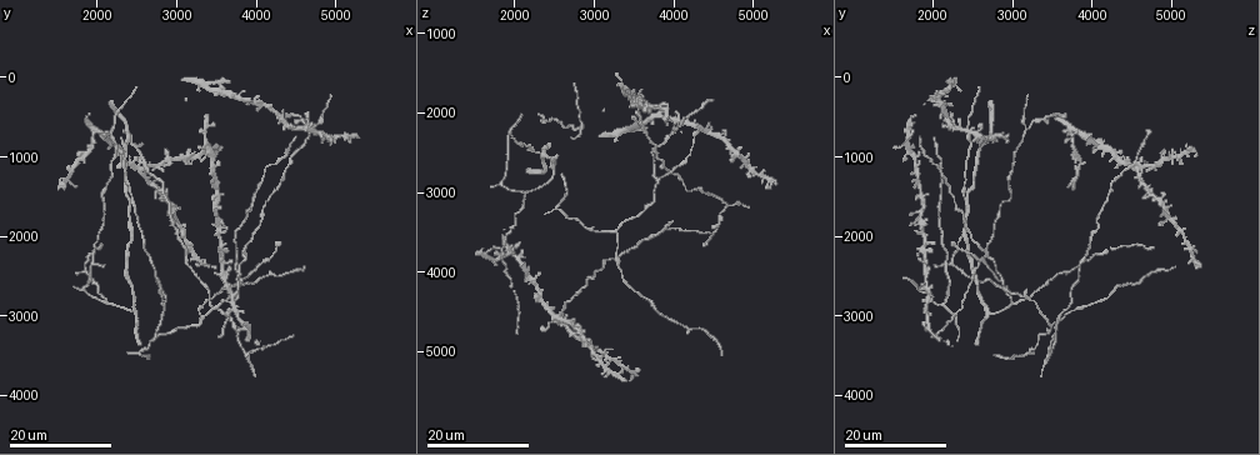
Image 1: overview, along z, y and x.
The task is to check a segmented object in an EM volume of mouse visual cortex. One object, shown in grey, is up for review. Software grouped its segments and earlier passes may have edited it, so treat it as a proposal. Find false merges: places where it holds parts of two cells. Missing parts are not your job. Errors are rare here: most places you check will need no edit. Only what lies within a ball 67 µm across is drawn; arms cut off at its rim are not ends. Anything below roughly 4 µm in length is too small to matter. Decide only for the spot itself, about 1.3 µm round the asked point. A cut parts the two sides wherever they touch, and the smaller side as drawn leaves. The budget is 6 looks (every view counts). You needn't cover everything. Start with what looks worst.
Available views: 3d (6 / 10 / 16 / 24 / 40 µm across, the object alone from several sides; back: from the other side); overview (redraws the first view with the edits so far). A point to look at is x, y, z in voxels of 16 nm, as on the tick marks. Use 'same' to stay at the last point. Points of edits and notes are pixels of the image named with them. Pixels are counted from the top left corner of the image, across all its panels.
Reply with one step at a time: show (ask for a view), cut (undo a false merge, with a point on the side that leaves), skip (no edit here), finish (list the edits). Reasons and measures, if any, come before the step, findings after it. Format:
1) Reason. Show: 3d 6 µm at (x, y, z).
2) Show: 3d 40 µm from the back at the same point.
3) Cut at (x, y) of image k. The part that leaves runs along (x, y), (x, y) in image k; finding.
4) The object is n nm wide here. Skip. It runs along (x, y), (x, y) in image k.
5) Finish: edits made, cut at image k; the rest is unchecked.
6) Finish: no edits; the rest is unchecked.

Arms part here. Show: 3d 16 µm at (3900, 3500, 3450).

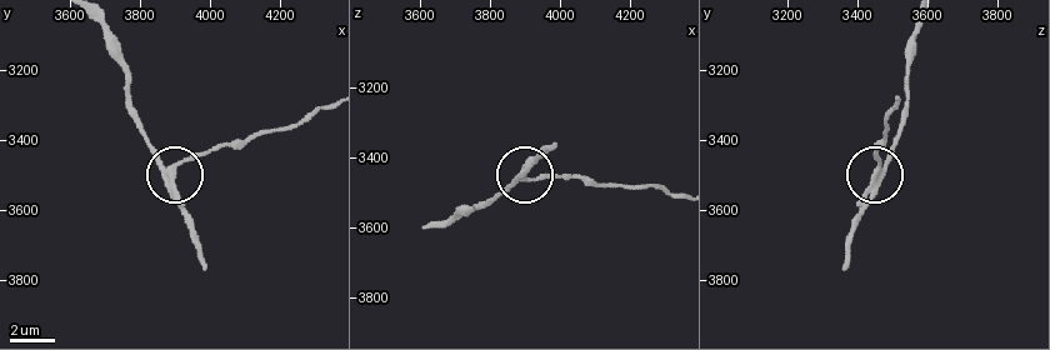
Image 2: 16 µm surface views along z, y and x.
Closer look. Show: 3d 6 µm at (3890, 3490, 3460).

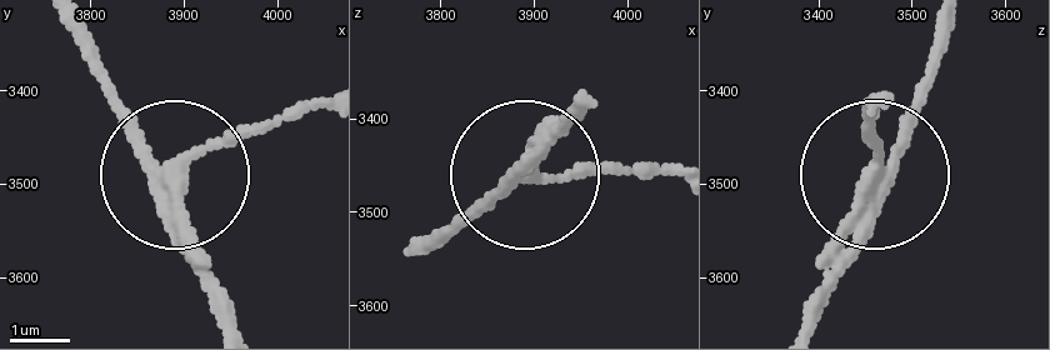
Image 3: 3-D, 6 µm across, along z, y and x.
The object is 220 nm wide here. Cut at (233, 139) of image 3. Two cells meet here.

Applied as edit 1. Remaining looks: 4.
Four arms meet. Show: 3d 16 µm at (2550, 1050, 4600).

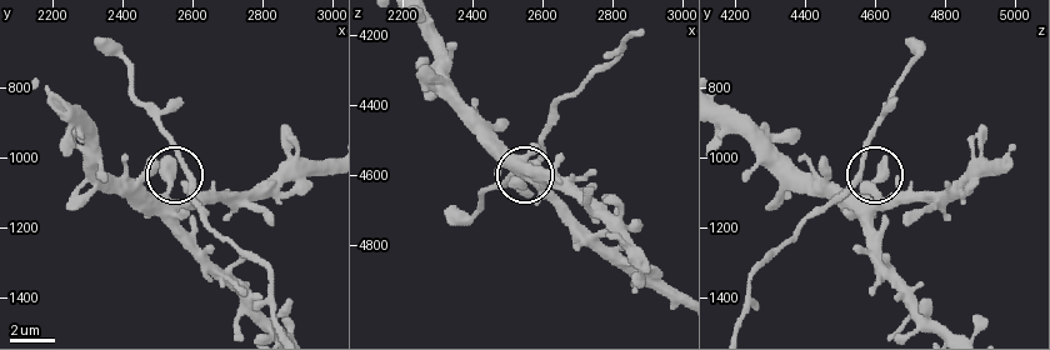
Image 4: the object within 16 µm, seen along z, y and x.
Show: 3d 10 µm at (2580, 1060, 4550).

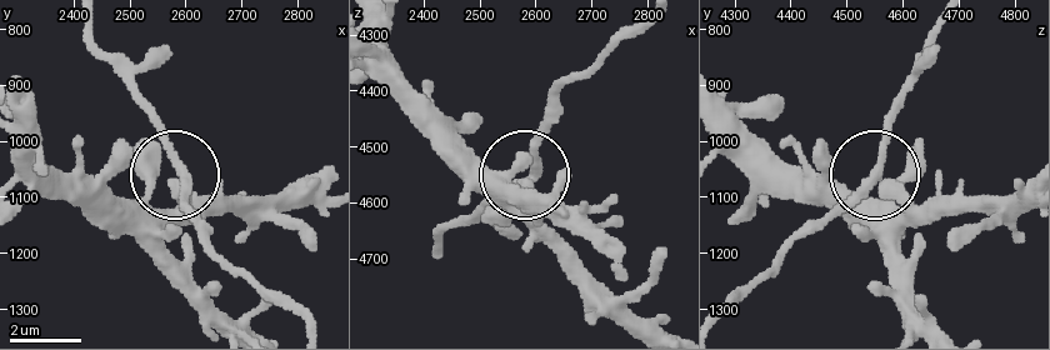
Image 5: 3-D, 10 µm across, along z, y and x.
The side arm is 9 µm long; 4 arms meet here. Skip. Continuous, no second cell.

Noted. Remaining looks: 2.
Thin arm on a thick one. Show: 3d 16 µm at (3800, 2550, 2900).

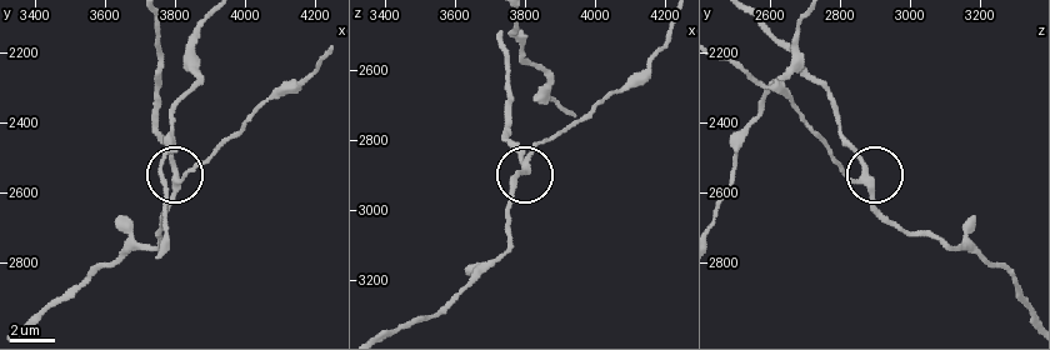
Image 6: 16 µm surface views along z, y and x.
Show: 3d 6 µm at (3810, 2560, 2870).

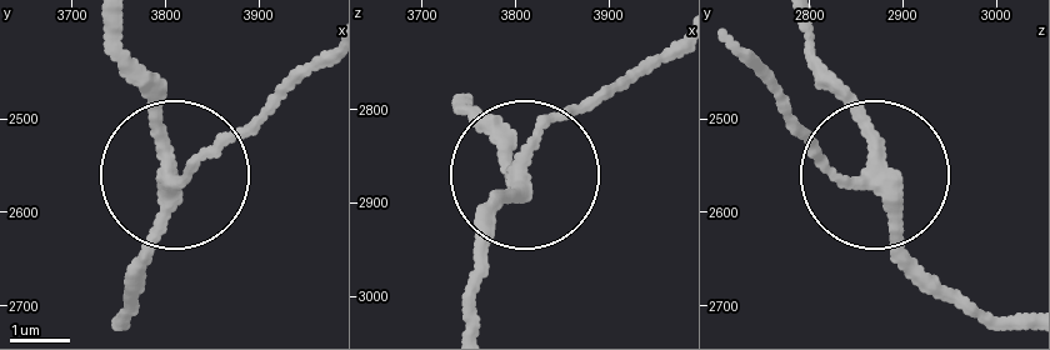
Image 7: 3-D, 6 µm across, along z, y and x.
3 arms meet here. Skip. It runs along (985, 326), (910, 256), (890, 196), (780, 113) in image 7; one cell here.

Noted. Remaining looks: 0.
Finish: edits made, cut at image 3; the rest is unchecked.

